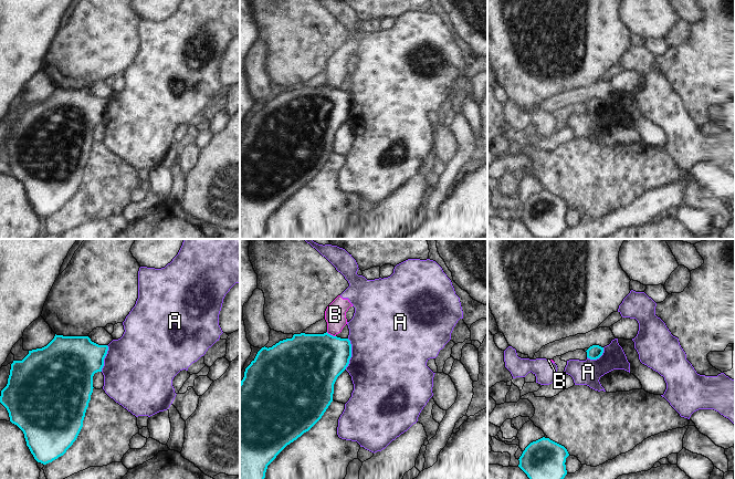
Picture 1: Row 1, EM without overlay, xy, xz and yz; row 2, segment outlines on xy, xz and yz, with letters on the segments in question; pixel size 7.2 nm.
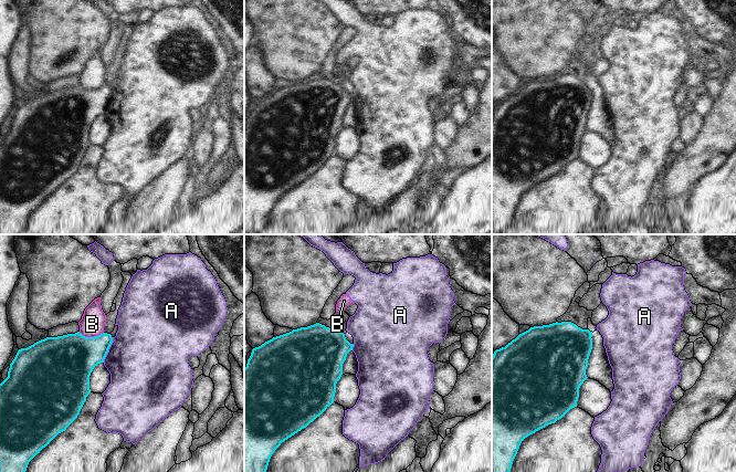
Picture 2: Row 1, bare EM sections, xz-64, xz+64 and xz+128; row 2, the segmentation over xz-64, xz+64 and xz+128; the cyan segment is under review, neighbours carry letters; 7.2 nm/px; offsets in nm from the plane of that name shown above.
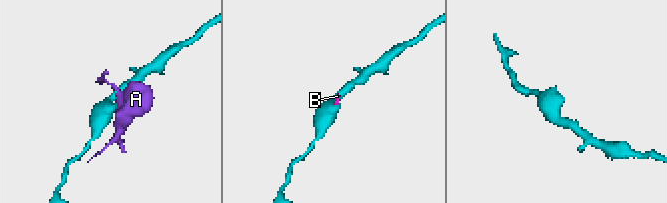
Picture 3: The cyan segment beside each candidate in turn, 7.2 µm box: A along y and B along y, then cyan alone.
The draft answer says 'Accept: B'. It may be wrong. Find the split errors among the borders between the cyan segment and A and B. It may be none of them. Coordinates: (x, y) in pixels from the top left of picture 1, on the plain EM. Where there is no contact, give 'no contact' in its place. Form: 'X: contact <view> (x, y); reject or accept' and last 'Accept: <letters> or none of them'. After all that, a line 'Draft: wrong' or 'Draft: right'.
A: contact xz (350, 106); reject
B: contact xz (329, 86); reject
Accept: none of them
Draft: wrong

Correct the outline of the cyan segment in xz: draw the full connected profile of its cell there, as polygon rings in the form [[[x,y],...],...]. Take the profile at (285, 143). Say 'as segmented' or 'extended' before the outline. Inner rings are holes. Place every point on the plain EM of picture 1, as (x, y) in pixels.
as segmented; [[[294,86],[272,100],[262,100],[240,135],[240,239],[259,239],[267,218],[291,195],[308,184],[333,154],[334,136],[351,110],[348,91],[324,86]]]

